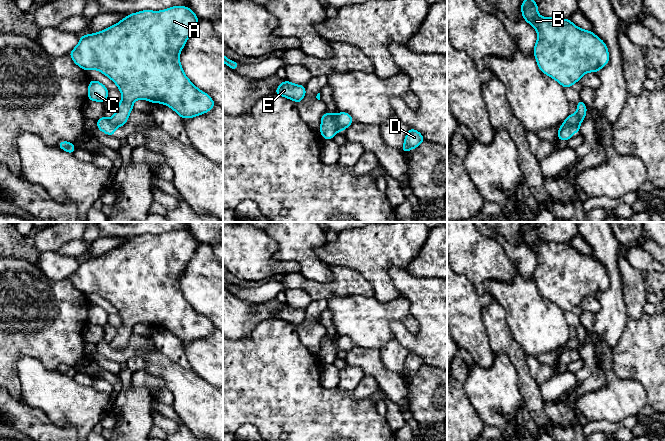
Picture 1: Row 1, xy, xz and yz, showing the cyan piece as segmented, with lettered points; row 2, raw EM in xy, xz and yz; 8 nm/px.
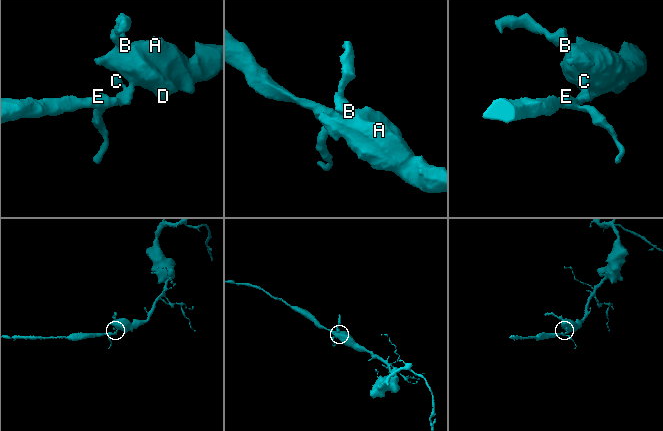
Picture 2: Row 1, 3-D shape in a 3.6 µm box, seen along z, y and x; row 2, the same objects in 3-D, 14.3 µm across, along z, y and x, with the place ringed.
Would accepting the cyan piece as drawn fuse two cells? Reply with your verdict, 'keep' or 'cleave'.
cleave

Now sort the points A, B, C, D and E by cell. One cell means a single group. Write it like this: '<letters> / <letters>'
A B D / C E

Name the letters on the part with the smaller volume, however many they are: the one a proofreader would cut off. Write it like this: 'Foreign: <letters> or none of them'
Foreign: C, E

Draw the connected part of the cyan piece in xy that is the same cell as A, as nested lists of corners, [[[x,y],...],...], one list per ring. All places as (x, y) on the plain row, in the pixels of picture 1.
[[[173,230],[162,235],[143,234],[132,237],[101,256],[89,259],[80,259],[77,270],[69,279],[76,289],[86,296],[92,293],[99,294],[109,301],[122,318],[122,324],[117,328],[117,334],[110,344],[118,351],[123,351],[133,334],[133,327],[138,323],[151,327],[162,327],[173,333],[182,343],[193,342],[209,336],[216,328],[205,316],[198,313],[185,299],[180,288],[179,279],[186,265],[194,256],[199,245],[190,231]]]

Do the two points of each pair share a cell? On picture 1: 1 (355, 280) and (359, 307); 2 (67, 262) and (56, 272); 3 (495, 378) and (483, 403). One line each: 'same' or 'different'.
1: different
2: same
3: same

